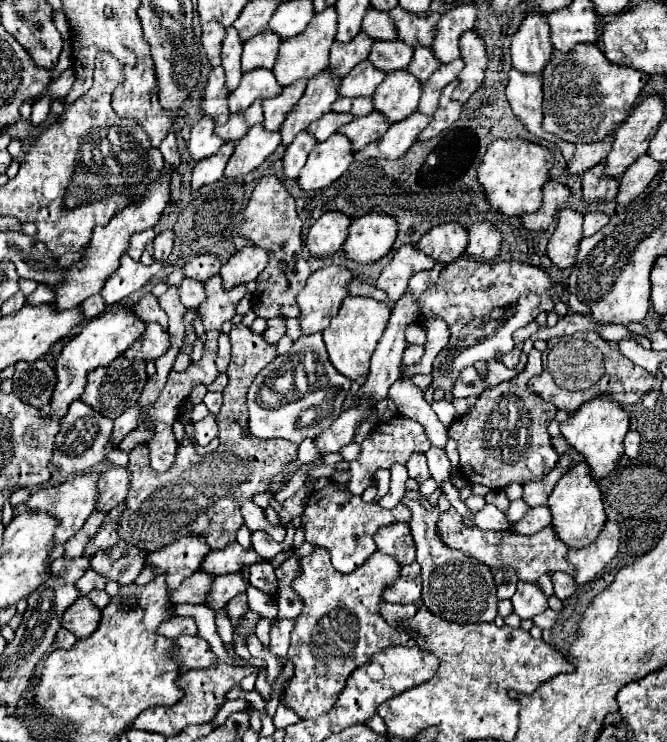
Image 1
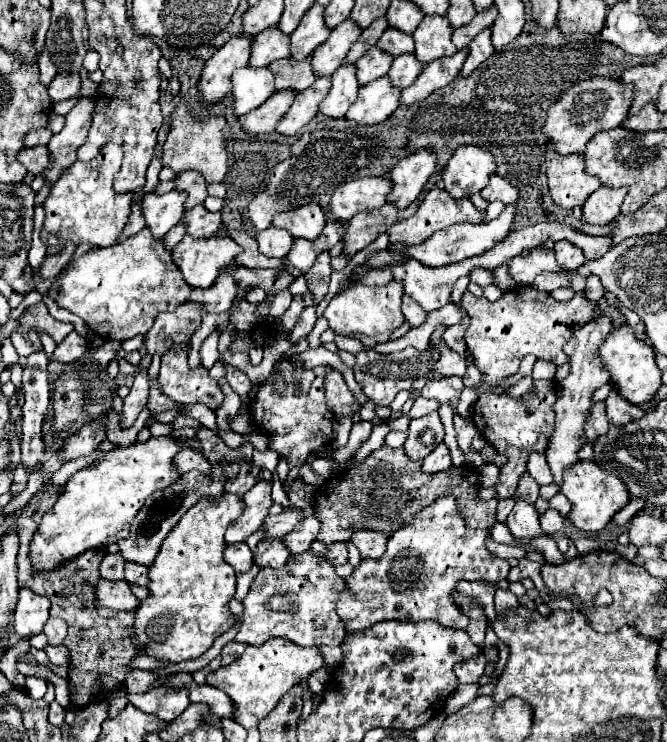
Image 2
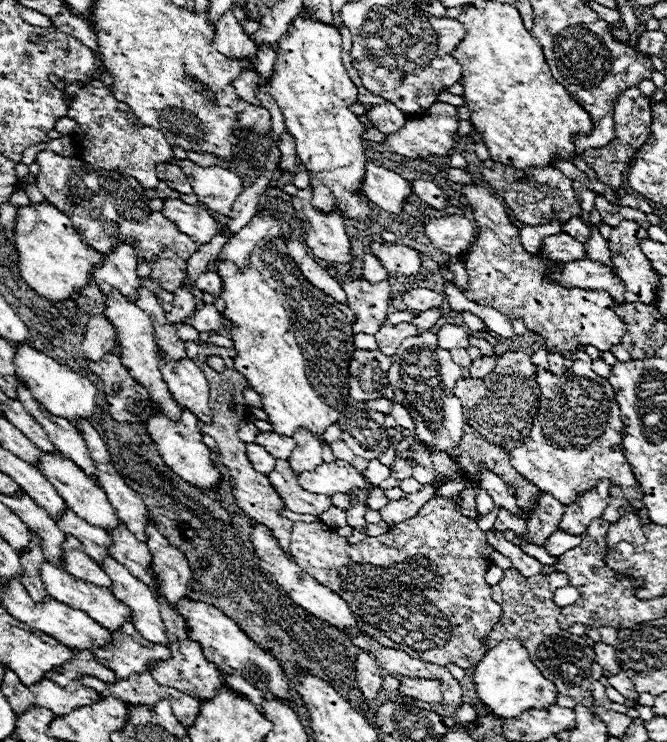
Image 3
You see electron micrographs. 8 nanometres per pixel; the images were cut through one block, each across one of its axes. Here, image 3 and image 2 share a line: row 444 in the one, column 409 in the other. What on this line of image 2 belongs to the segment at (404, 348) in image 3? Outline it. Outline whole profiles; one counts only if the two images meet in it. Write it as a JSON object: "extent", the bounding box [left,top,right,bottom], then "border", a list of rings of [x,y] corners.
{"extent":[404,412,444,460],"border":[[[430,412],[410,422],[404,450],[412,460],[424,460],[424,456],[428,456],[438,444],[442,444],[442,440],[444,440],[444,428],[440,416],[438,412]]]}

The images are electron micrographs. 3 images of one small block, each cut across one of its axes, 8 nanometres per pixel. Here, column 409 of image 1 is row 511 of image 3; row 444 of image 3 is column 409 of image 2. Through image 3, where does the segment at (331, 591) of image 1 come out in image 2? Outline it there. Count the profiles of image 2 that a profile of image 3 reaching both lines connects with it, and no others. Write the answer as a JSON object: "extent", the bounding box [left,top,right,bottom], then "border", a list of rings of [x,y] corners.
{"extent":[336,496,508,632],"border":[[[444,496],[434,504],[422,508],[418,514],[412,516],[404,528],[396,530],[388,538],[388,548],[380,560],[362,560],[354,572],[344,580],[346,590],[340,594],[336,602],[336,614],[342,618],[346,632],[362,632],[376,622],[384,620],[400,620],[400,622],[420,622],[420,620],[434,620],[446,628],[464,630],[468,626],[468,616],[460,612],[448,596],[456,592],[456,584],[460,580],[502,580],[508,576],[508,562],[494,558],[486,546],[486,530],[470,530],[464,526],[464,518],[456,512],[454,496]]]}

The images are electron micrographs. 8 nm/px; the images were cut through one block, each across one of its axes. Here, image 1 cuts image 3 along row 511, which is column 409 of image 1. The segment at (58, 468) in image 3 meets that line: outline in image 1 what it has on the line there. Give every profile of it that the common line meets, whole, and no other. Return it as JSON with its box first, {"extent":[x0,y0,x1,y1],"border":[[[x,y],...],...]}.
{"extent":[374,70,422,120],"border":[[[408,70],[388,72],[384,82],[374,92],[374,108],[386,116],[386,120],[404,120],[418,108],[422,96],[422,84]]]}

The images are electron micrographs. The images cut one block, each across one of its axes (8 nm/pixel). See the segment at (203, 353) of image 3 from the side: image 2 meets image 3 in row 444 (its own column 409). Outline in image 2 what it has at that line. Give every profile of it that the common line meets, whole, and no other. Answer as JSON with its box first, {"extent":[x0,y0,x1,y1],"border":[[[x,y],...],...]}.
{"extent":[386,186,484,244],"border":[[[434,186],[426,194],[426,198],[420,202],[416,214],[410,216],[408,220],[392,224],[386,234],[390,236],[390,244],[398,244],[398,242],[402,242],[402,244],[420,244],[428,236],[432,236],[432,232],[436,232],[436,230],[448,228],[452,224],[462,224],[462,222],[478,224],[478,222],[482,222],[482,218],[484,218],[484,212],[476,210],[470,200],[452,200],[452,196],[448,196],[448,192],[444,192],[444,190],[440,190],[440,188]]]}

